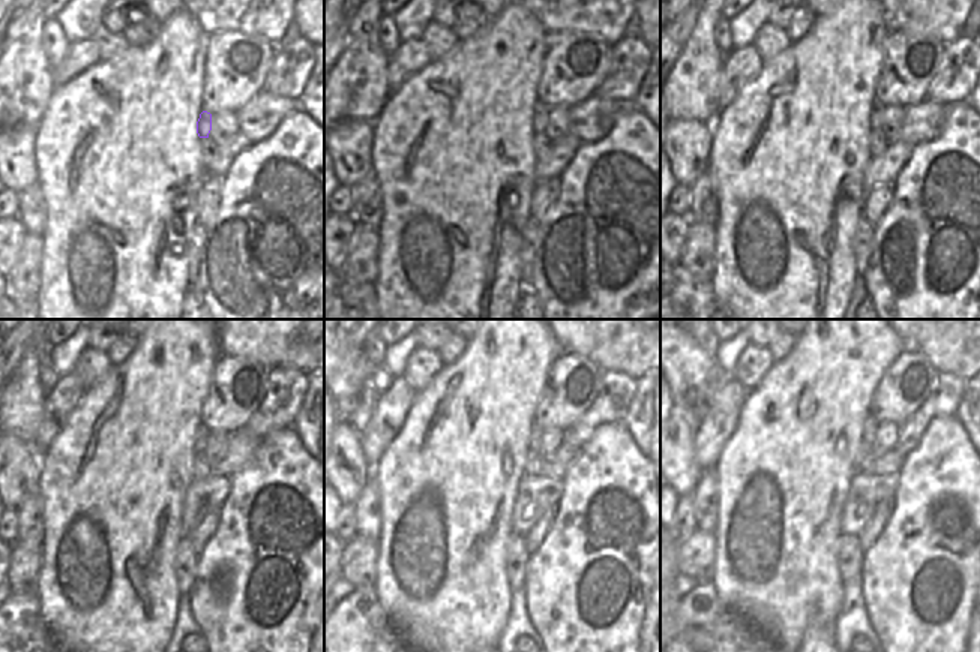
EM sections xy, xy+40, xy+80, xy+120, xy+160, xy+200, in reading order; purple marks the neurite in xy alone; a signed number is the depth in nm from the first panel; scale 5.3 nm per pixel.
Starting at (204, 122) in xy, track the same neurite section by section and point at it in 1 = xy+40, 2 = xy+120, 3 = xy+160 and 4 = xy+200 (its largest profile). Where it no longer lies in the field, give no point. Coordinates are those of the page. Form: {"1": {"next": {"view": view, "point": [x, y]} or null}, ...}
{"1": {"next": {"view": "xy+40", "point": [541, 113]}}, "2": {"next": {"view": "xy+120", "point": [200, 442]}}, "3": {"next": {"view": "xy+160", "point": [536, 432]}}, "4": {"next": {"view": "xy+200", "point": [871, 424]}}}

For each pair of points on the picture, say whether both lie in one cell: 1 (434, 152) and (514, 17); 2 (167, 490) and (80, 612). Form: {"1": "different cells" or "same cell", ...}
{"1": "same cell", "2": "same cell"}

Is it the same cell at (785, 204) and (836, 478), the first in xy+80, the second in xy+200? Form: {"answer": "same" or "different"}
{"answer": "same"}

